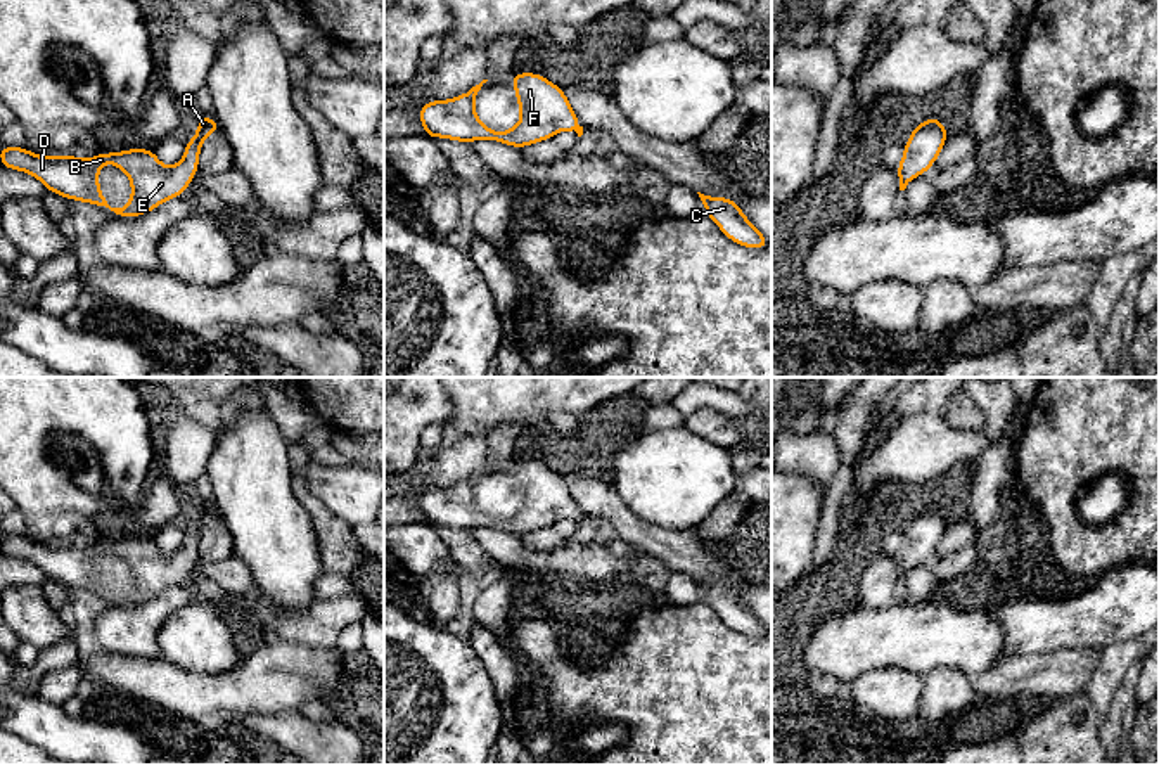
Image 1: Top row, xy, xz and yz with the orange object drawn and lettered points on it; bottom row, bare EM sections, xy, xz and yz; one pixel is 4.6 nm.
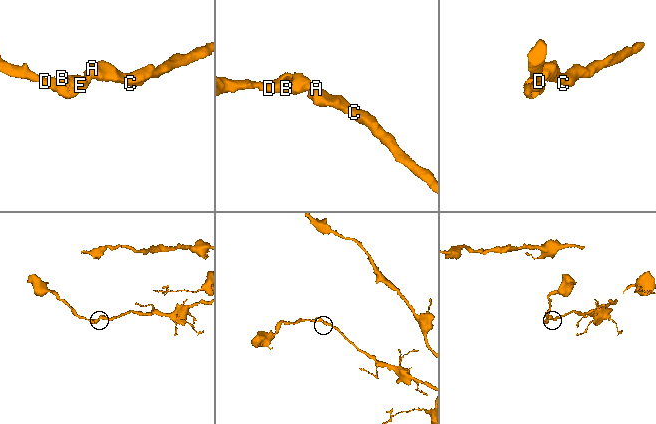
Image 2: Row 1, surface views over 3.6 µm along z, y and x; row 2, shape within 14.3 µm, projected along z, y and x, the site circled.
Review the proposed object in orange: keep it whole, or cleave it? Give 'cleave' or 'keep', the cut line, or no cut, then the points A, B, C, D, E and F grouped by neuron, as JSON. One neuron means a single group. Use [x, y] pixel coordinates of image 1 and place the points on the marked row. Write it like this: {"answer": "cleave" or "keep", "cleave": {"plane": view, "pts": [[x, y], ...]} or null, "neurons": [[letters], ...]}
{"answer": "keep", "cleave": null, "neurons": [["A", "B", "C", "D", "E", "F"]]}

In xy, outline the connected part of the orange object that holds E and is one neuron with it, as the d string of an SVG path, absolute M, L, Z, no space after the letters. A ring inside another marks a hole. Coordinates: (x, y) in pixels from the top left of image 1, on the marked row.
M201 116L197 133L185 142L185 154L175 166L164 166L152 149L99 152L90 159L76 156L38 156L26 147L0 147L0 166L38 178L45 190L80 202L106 206L116 215L135 218L147 215L173 197L182 197L199 170L199 154L206 137L221 132L216 118ZM112 163L128 175L131 199L123 208L111 208L99 187L99 170Z

